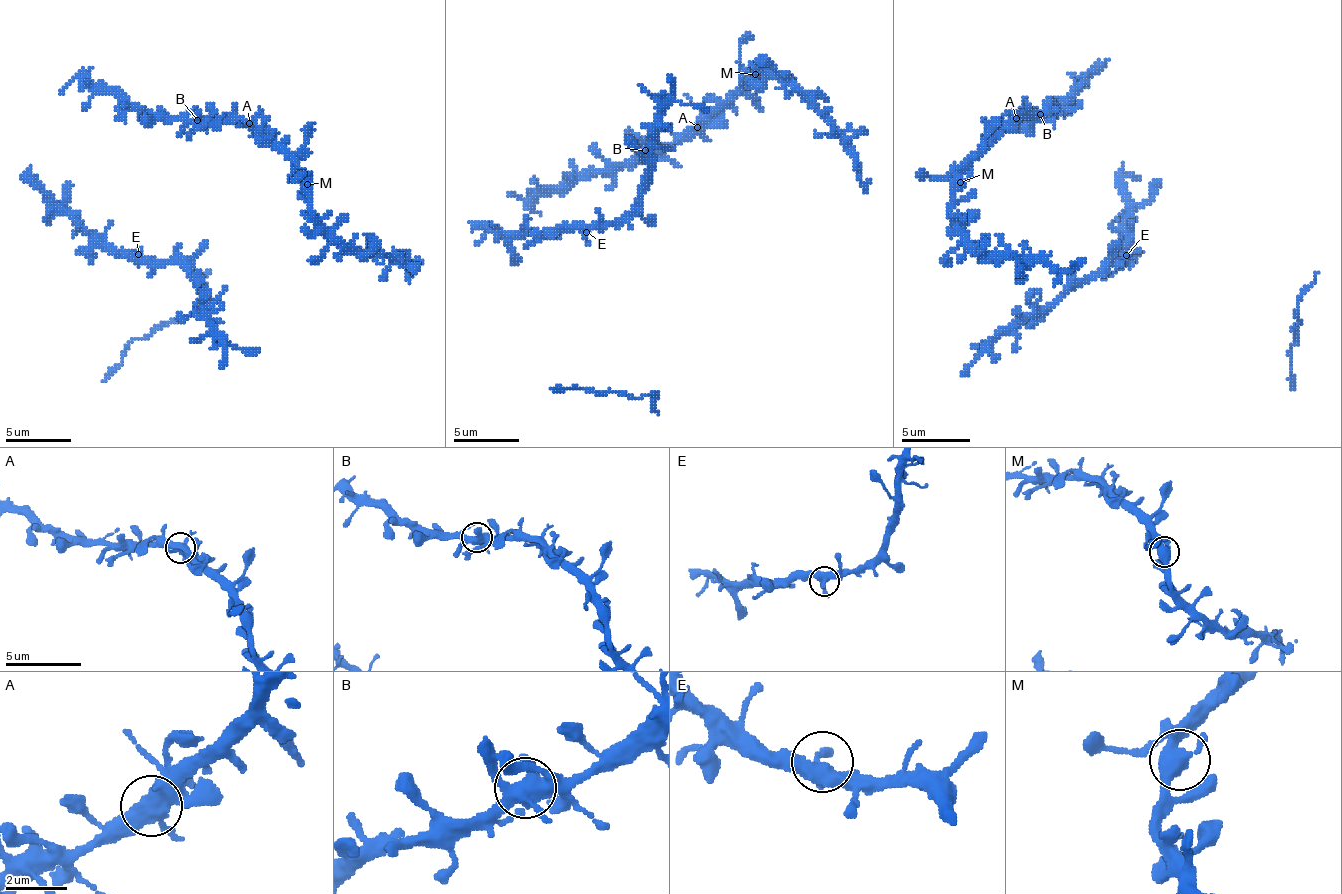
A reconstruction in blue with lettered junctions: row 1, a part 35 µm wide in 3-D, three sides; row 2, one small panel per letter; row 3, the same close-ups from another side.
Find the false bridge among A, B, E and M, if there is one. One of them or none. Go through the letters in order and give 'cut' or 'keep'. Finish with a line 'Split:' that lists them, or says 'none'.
A: keep
B: keep
E: keep
M: keep
Split: none

